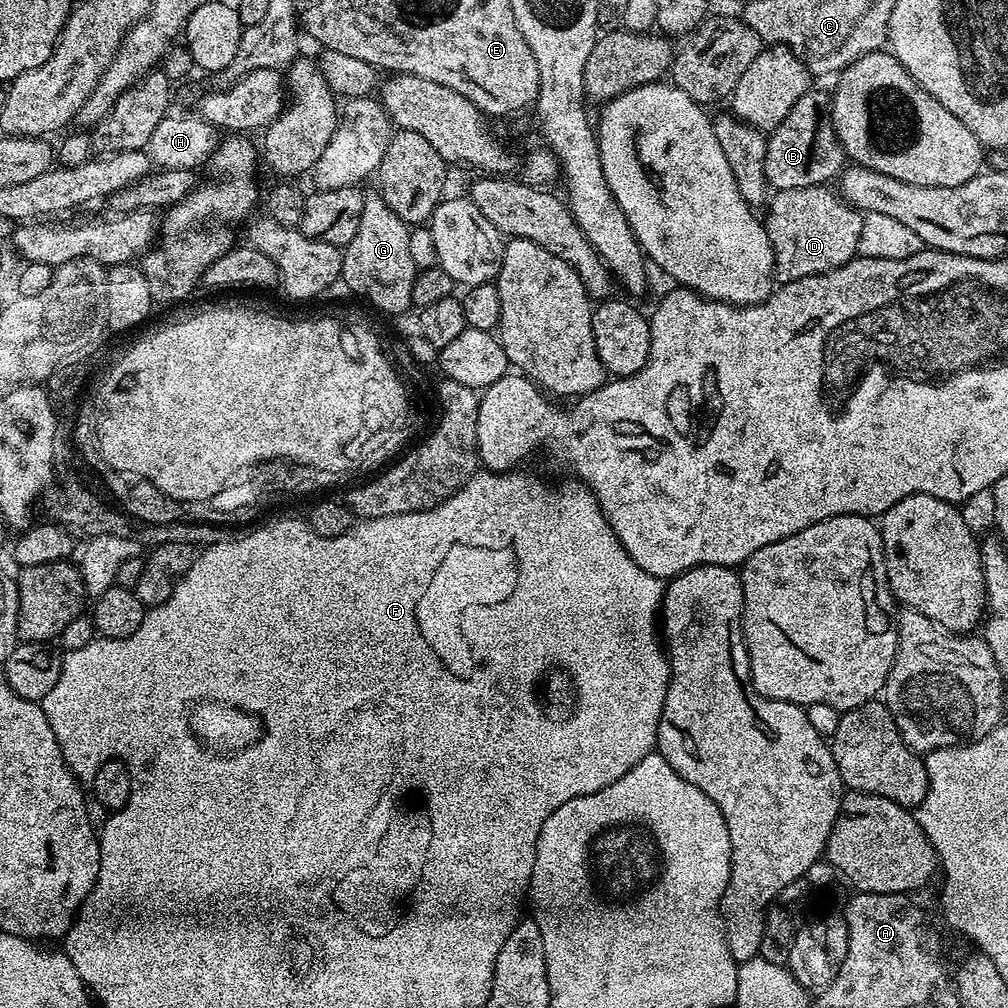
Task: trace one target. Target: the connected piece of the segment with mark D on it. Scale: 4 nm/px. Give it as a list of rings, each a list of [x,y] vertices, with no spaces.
[[[806,186],[805,188],[782,188],[769,199],[762,223],[772,247],[772,274],[777,285],[798,282],[802,278],[821,276],[842,267],[858,255],[858,238],[862,238],[863,215],[851,208],[828,186]]]

